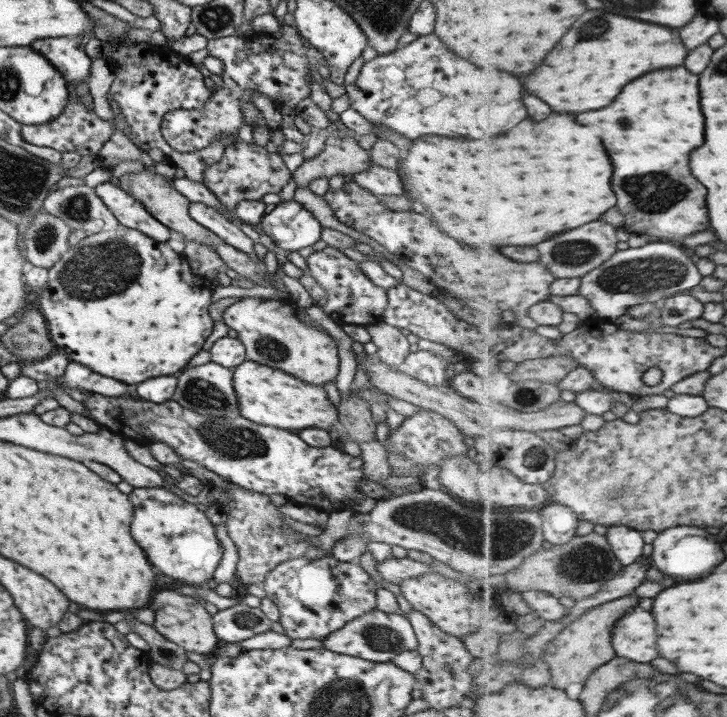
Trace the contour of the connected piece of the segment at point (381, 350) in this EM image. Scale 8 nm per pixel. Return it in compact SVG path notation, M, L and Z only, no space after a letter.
M377 322L365 326L370 341L377 348L375 357L388 366L400 366L409 352L409 343L399 328Z

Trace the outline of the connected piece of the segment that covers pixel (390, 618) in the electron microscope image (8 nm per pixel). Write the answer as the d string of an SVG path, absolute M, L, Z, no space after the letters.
M375 609L347 621L339 630L328 634L322 644L328 651L379 663L391 661L403 650L416 650L418 642L412 626L403 615L399 612L389 614Z

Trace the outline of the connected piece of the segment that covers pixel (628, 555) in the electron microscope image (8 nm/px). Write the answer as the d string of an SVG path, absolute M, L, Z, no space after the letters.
M611 526L607 529L606 537L625 567L637 562L643 554L645 540L639 530L629 528L629 526Z

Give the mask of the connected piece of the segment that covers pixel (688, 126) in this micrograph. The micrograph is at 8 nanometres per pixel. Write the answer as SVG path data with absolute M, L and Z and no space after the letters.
M685 66L667 68L649 72L639 80L627 84L623 88L623 96L611 104L611 108L603 108L597 112L579 114L577 120L581 124L603 126L605 144L615 164L615 192L619 196L619 210L627 218L627 230L633 233L649 234L650 239L667 240L679 243L688 236L703 232L711 226L709 210L707 210L707 188L691 174L689 162L691 152L705 144L705 116L701 110L701 92L699 92L699 76L691 74Z

